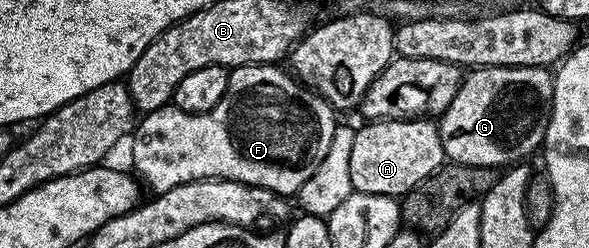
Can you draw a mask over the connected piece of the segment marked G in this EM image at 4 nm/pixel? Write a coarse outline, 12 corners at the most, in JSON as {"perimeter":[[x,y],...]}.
{"perimeter":[[482,66],[439,115],[445,159],[508,168],[541,149],[554,74]]}

